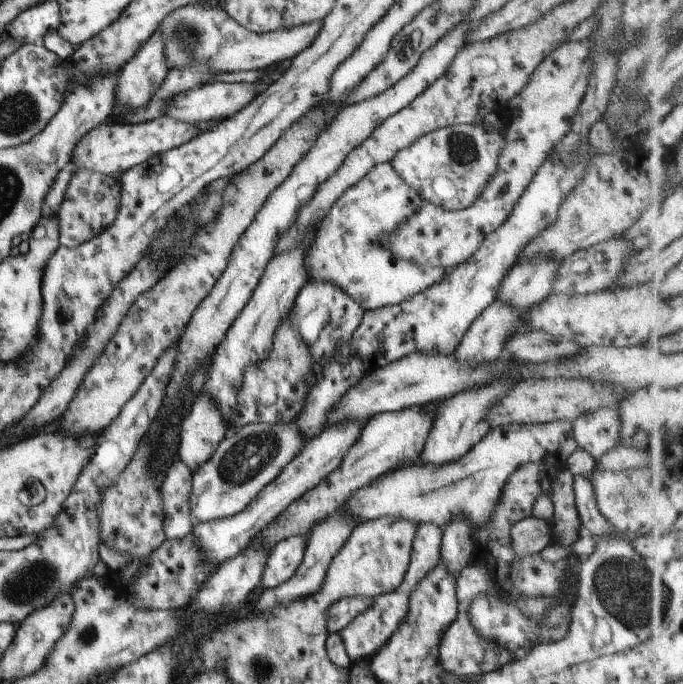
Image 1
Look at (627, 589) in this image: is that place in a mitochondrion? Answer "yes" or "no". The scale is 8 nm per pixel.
yes

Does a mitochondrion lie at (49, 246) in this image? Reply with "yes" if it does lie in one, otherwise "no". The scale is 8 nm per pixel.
no

